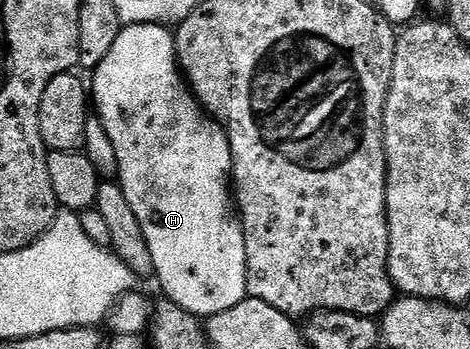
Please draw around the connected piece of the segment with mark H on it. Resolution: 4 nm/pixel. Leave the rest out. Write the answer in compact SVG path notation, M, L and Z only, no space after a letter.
M157 23L145 25L124 26L123 32L117 37L113 49L105 56L105 61L93 72L93 107L97 110L97 117L105 125L105 133L109 133L113 141L113 149L117 152L119 174L117 182L125 189L125 201L133 209L133 217L141 224L141 233L145 233L145 241L149 245L149 253L153 257L155 266L154 278L159 279L159 287L164 291L170 302L176 303L191 315L210 317L217 313L225 313L225 309L233 309L247 294L247 258L245 257L245 237L243 225L237 214L236 204L233 202L233 168L231 165L231 146L227 140L227 132L220 123L215 122L199 105L198 99L187 86L175 58L175 36L168 28Z

